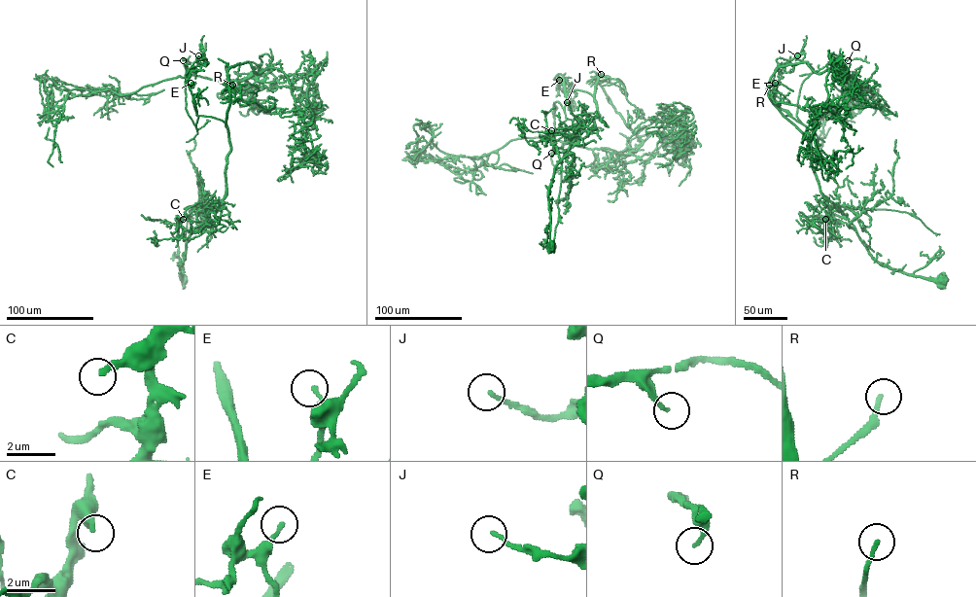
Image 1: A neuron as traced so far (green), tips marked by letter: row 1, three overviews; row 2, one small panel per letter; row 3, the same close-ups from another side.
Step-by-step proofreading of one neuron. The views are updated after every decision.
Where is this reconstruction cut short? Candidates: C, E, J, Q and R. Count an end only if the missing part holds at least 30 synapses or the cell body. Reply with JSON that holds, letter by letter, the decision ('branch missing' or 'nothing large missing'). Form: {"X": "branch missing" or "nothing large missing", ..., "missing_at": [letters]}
{"C": "nothing large missing", "E": "nothing large missing", "J": "nothing large missing", "Q": "nothing large missing", "R": "nothing large missing", "missing_at": []}

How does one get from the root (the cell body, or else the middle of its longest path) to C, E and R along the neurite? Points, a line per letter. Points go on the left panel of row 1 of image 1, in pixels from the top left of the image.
C: (184, 281), (180, 266), (186, 243), (193, 228), (205, 224), (197, 212), (200, 203), (183, 219)
E: (184, 281), (186, 243), (205, 225), (198, 208), (224, 197), (230, 149), (226, 123), (197, 115), (191, 83)
R: (184, 281), (180, 266), (186, 243), (205, 224), (197, 209), (225, 193), (230, 149), (226, 115), (232, 85)

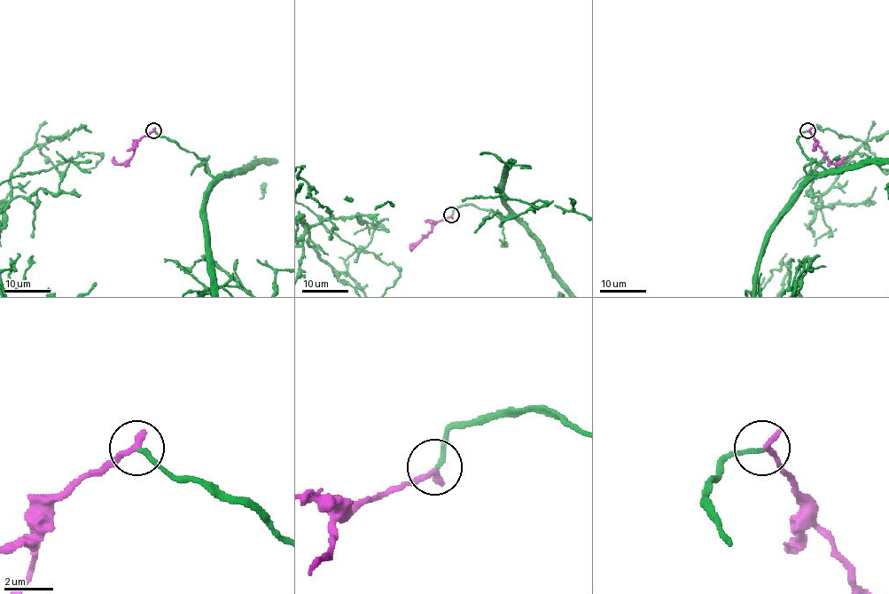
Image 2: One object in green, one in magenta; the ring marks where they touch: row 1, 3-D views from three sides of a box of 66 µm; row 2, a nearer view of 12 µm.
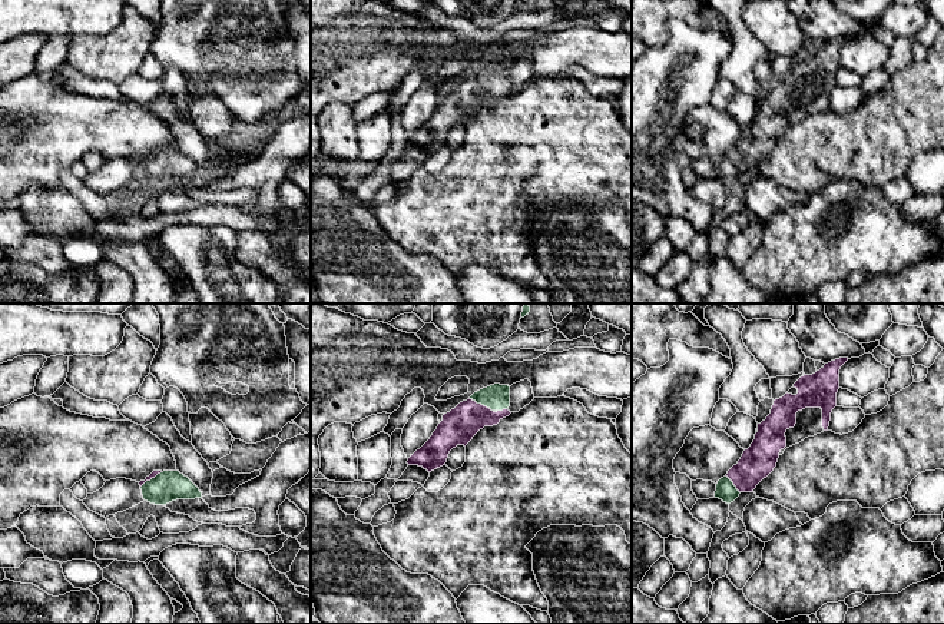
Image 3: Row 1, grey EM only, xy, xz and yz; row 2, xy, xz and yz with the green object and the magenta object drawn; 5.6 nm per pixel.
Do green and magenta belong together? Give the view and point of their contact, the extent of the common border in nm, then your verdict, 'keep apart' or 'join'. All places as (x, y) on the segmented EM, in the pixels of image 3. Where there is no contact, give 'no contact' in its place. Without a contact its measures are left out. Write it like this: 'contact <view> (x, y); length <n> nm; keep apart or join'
contact xz (482, 404); length 160 nm; join

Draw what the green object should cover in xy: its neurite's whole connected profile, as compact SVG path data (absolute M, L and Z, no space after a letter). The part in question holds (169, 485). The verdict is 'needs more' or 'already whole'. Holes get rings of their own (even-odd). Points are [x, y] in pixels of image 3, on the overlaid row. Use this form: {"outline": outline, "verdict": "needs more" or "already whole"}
{"outline": "M153 471L139 485L143 499L155 505L166 505L176 499L202 498L199 488L179 471Z", "verdict": "needs more"}

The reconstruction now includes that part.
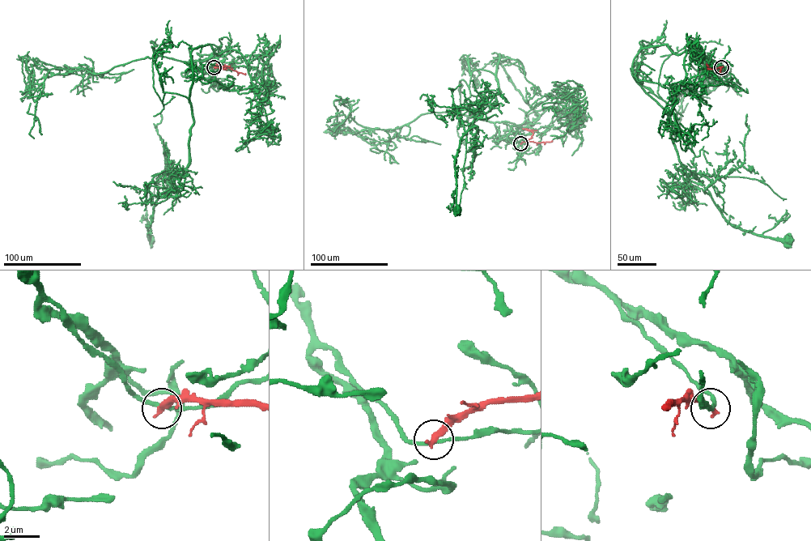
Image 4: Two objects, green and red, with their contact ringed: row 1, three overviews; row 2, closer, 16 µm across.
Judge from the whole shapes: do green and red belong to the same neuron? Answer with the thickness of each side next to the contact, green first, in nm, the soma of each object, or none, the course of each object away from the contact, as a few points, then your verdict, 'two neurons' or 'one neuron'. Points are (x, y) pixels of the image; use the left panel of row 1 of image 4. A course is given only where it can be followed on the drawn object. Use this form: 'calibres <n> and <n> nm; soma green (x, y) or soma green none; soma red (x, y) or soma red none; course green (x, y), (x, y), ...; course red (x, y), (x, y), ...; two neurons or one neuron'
calibres 200 and 380 nm; soma green (151, 241); soma red none; course green (214, 67), (207, 59), (231, 48), (191, 52), (188, 164), (164, 176), (171, 190), (154, 206), (151, 240); course red (214, 67), (225, 69), (219, 69), (229, 66); two neurons

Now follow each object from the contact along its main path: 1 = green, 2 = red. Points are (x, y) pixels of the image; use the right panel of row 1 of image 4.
1: (721, 67), (664, 44), (643, 48), (631, 74), (725, 219), (787, 240)
2: (721, 67), (707, 69), (708, 66)

